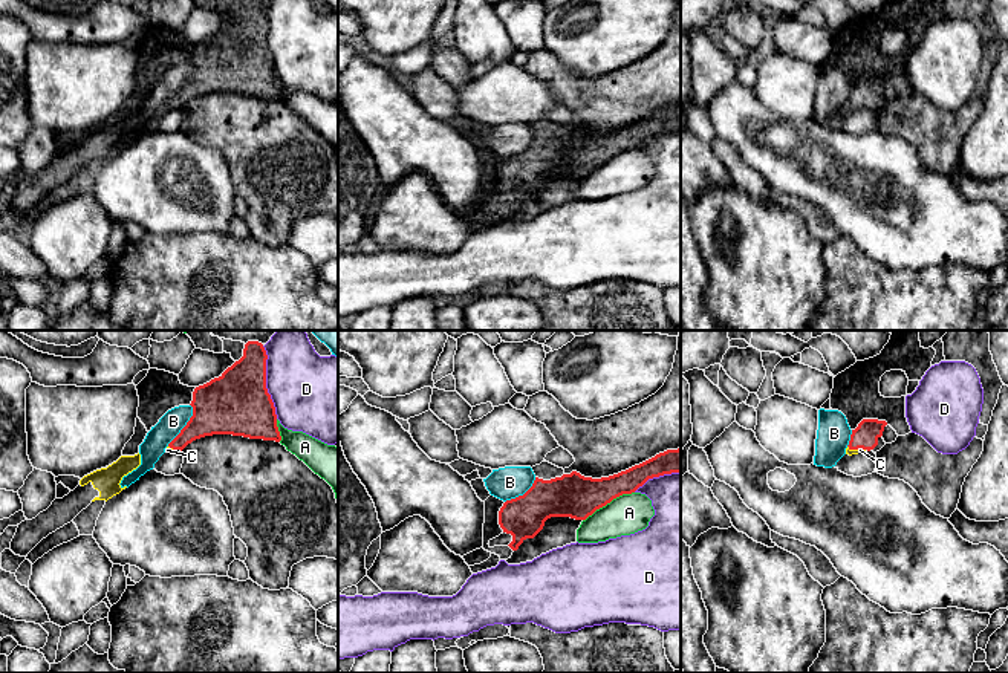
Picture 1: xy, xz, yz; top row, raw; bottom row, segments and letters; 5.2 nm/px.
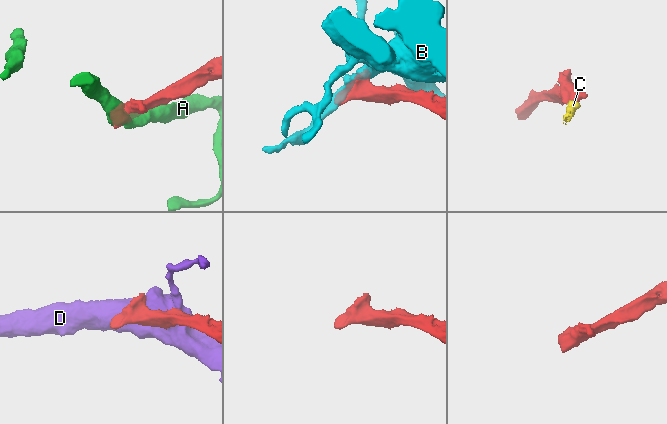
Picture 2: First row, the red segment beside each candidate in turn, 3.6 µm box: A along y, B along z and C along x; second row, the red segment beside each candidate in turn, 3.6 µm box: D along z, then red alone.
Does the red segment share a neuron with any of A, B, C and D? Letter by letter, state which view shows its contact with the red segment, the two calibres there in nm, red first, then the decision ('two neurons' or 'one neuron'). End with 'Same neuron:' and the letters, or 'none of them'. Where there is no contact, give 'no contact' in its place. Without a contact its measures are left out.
A: xz | 220/200 nm | two neurons
B: xy | 300/120 nm | two neurons
C: yz | 130/30 nm | one neuron
D: xy | 340/420 nm | two neurons
Same neuron: C

